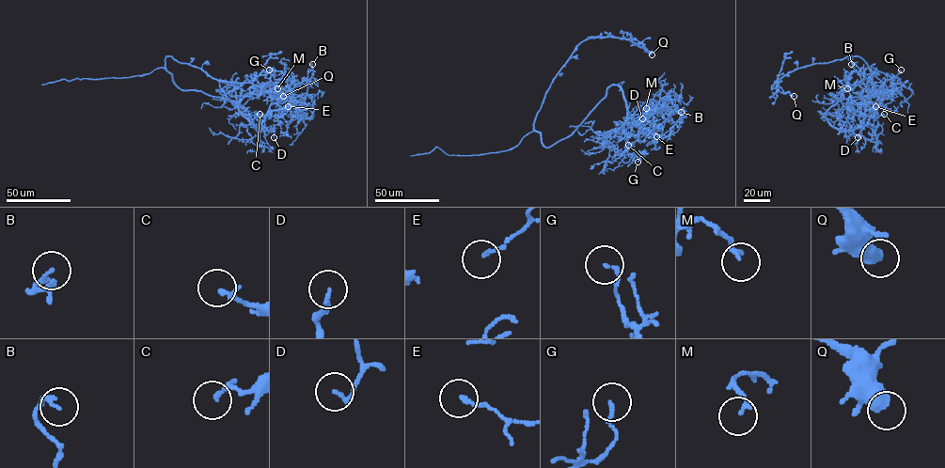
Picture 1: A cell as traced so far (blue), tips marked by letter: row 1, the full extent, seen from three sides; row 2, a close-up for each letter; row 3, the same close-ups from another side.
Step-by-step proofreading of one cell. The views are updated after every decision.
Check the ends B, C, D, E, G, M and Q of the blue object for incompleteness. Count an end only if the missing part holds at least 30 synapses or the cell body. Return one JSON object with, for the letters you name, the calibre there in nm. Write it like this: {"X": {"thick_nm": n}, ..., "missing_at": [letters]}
{"missing_at": []}

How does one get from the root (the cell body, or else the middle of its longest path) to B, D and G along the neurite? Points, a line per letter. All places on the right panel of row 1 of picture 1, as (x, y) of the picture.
B: (879, 90), (840, 100), (824, 114), (831, 125), (850, 130), (862, 123), (869, 94), (851, 64)
D: (879, 90), (840, 100), (824, 114), (842, 130), (859, 126), (862, 115), (858, 119), (864, 126), (858, 137)
G: (879, 90), (840, 100), (824, 116), (842, 130), (865, 125), (882, 99), (892, 90), (891, 80), (901, 70)

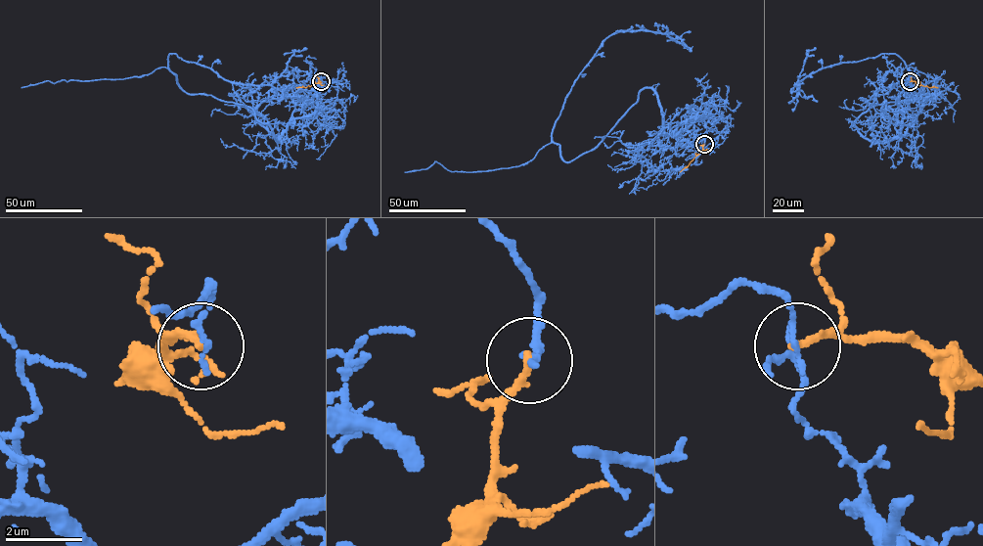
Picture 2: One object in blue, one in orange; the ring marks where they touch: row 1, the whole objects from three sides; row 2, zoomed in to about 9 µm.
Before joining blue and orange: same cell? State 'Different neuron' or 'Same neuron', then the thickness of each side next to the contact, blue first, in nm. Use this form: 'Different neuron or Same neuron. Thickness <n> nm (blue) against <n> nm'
Different neuron. Thickness 160 nm (blue) against 180 nm

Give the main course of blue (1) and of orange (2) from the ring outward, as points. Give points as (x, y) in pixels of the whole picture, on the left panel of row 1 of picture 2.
1: (321, 81), (278, 141), (250, 108), (185, 92), (168, 67), (175, 54), (236, 83), (270, 85), (307, 48)
2: (321, 81), (305, 87), (295, 87)

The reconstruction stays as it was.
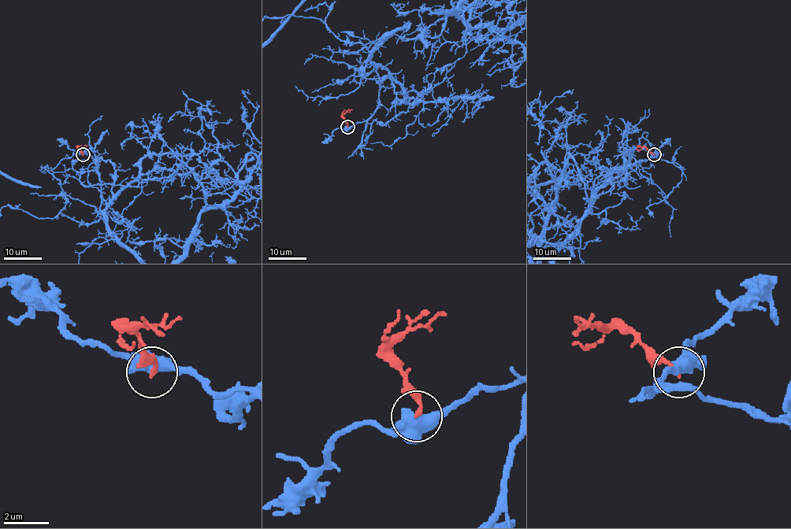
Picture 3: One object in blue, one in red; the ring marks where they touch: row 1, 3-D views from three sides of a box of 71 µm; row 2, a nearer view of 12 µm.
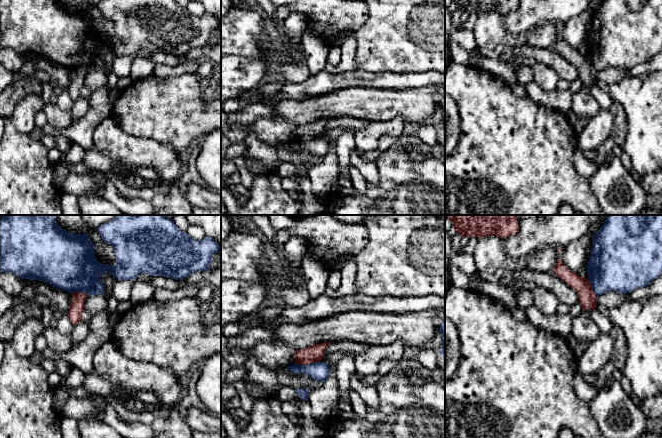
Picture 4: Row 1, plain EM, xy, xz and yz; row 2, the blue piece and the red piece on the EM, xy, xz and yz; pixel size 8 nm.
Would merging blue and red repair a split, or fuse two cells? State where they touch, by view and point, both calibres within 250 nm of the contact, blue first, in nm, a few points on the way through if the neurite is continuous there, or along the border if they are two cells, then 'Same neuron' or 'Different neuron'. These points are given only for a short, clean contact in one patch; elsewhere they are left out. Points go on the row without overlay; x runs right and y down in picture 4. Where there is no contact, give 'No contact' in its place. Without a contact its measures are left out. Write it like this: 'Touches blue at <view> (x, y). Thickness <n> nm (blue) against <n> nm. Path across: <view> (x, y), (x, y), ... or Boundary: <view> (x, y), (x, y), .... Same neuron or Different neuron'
Touches blue at xz (307, 140). Thickness 160 nm (blue) against 140 nm. Boundary: xz (319, 136), (313, 139), (295, 139). Different neuron

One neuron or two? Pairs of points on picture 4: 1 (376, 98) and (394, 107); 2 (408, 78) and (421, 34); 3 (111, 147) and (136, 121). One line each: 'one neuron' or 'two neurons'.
1: one neuron
2: two neurons
3: two neurons

